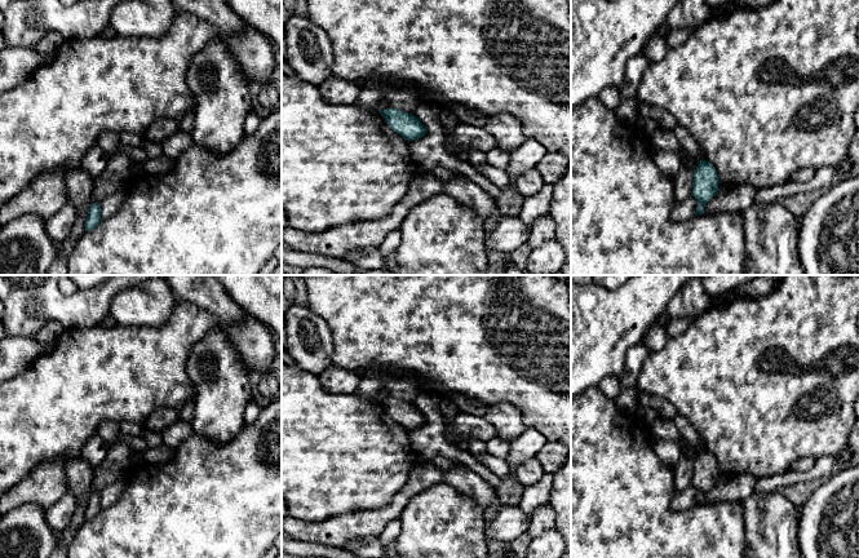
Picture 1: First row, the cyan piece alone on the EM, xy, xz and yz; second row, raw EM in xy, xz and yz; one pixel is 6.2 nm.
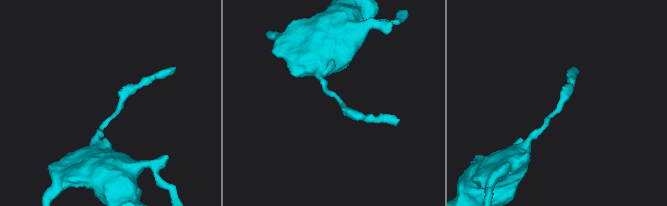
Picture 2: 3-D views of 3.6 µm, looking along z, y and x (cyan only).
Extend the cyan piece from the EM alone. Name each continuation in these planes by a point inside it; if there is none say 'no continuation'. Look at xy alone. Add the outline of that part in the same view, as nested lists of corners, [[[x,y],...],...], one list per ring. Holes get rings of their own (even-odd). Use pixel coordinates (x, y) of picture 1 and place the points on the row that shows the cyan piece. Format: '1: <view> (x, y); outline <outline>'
no continuation

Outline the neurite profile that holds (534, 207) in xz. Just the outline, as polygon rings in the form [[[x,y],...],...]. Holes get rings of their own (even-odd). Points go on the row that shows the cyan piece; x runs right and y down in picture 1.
[[[545,183],[543,190],[523,199],[519,218],[530,227],[544,216],[549,216],[552,211],[554,186]]]

